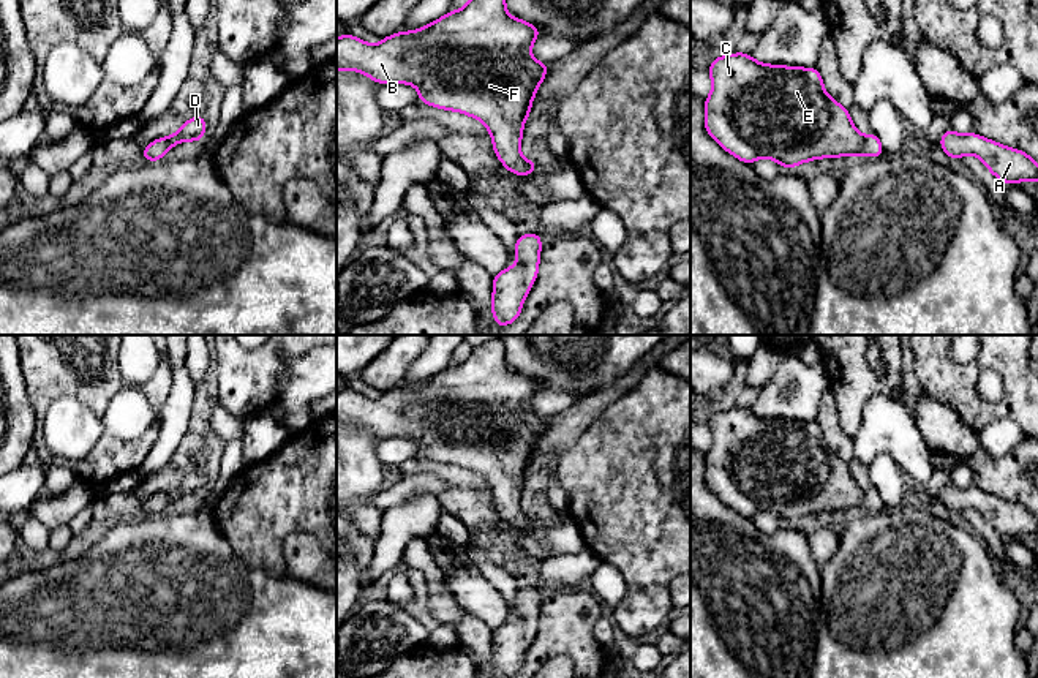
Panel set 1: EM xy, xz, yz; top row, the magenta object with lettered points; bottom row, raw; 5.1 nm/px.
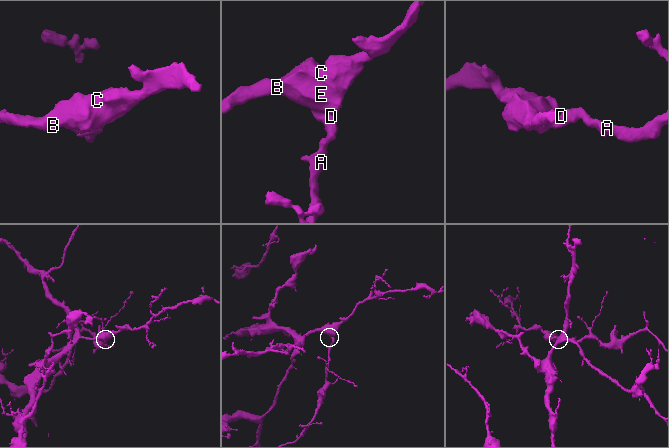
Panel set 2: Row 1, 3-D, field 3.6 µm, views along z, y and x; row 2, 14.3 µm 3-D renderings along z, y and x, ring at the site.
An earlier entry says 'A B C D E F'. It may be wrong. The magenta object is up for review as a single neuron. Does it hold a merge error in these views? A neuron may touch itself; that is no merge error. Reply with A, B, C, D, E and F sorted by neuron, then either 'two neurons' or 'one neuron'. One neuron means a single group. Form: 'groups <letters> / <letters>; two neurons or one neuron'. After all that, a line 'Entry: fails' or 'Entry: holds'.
groups A B C D E F; one neuron
Entry: holds

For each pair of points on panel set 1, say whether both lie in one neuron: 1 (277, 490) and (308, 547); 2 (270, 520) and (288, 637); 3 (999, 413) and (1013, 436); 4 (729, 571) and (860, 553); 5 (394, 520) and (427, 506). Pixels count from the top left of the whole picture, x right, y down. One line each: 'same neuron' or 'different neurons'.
1: different neurons
2: different neurons
3: different neurons
4: different neurons
5: same neuron

